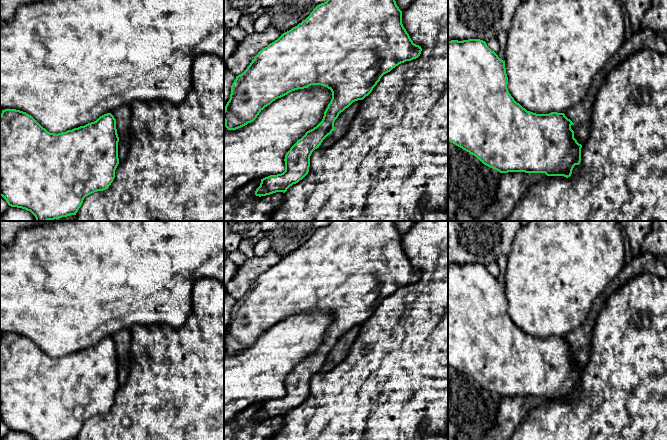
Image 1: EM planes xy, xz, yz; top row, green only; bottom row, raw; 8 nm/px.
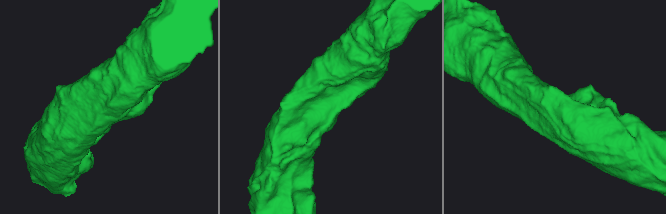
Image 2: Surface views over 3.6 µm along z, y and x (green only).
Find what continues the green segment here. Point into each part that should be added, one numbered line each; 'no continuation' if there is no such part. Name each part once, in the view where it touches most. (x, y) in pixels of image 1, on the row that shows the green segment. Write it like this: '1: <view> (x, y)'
no continuation

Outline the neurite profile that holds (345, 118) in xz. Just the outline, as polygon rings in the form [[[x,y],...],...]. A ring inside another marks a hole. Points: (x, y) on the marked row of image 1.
[[[361,100],[353,102],[348,108],[341,112],[334,122],[334,128],[343,131],[352,123],[356,113],[361,105]]]

